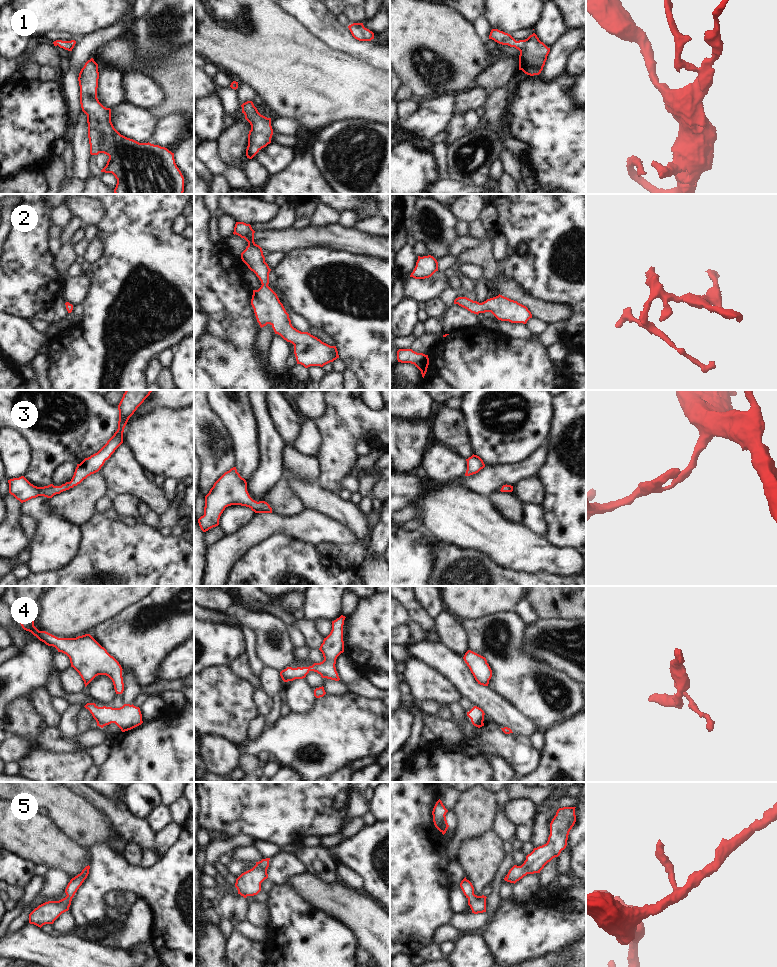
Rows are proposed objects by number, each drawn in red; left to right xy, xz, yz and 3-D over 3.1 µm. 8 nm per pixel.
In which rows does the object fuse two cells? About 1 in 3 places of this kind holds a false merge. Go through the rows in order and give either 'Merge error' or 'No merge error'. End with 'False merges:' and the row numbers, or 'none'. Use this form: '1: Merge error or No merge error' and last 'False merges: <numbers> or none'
1: No merge error
2: No merge error
3: No merge error
4: No merge error
5: No merge error
False merges: none

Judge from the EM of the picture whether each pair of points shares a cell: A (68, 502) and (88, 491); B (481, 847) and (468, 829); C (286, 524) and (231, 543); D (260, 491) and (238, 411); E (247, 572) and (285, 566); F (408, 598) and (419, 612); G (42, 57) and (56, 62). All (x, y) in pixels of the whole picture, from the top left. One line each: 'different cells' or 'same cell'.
A: same cell
B: different cells
C: same cell
D: different cells
E: same cell
F: same cell
G: same cell

